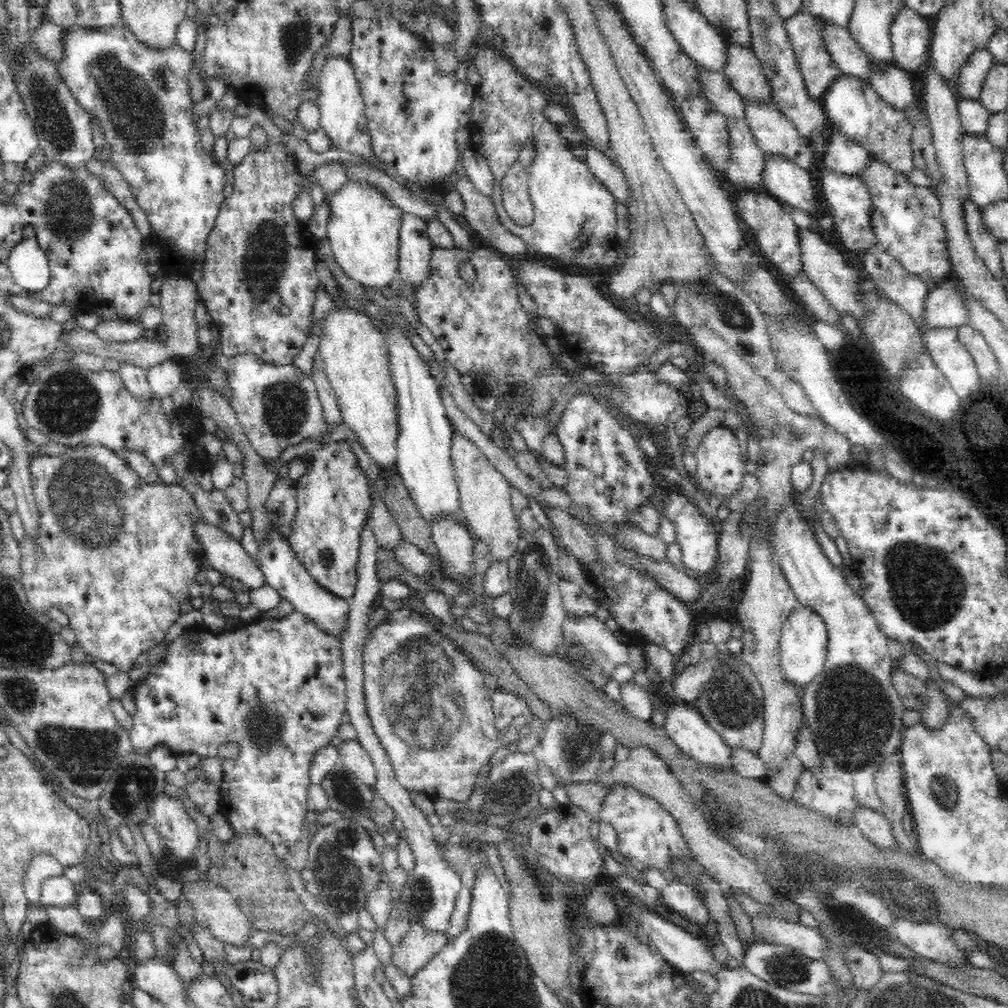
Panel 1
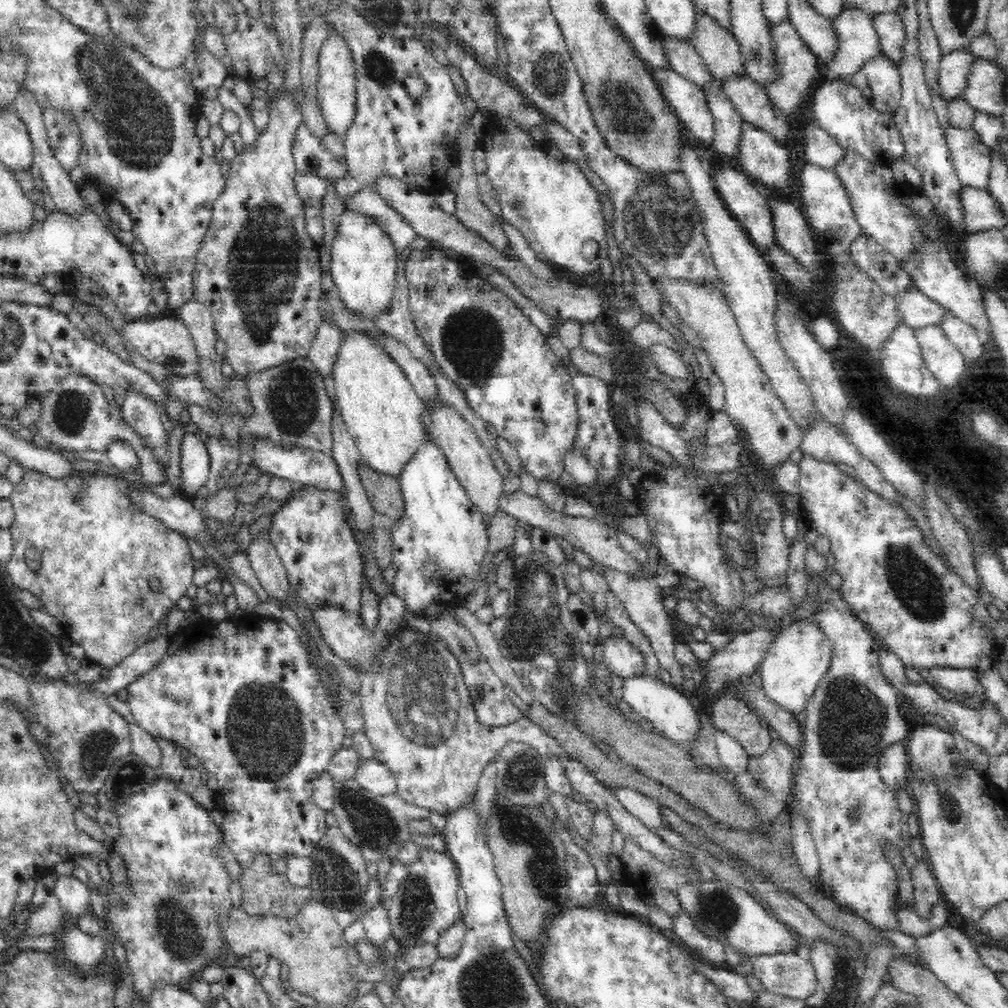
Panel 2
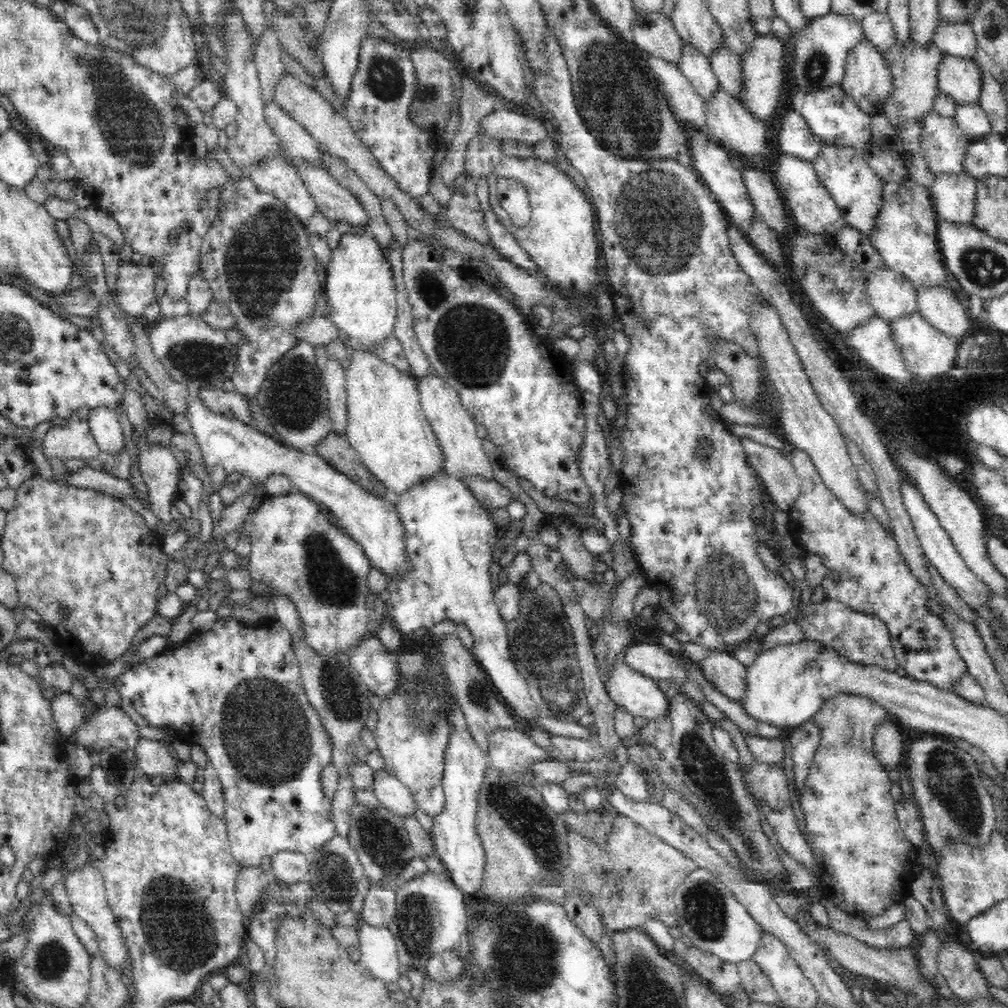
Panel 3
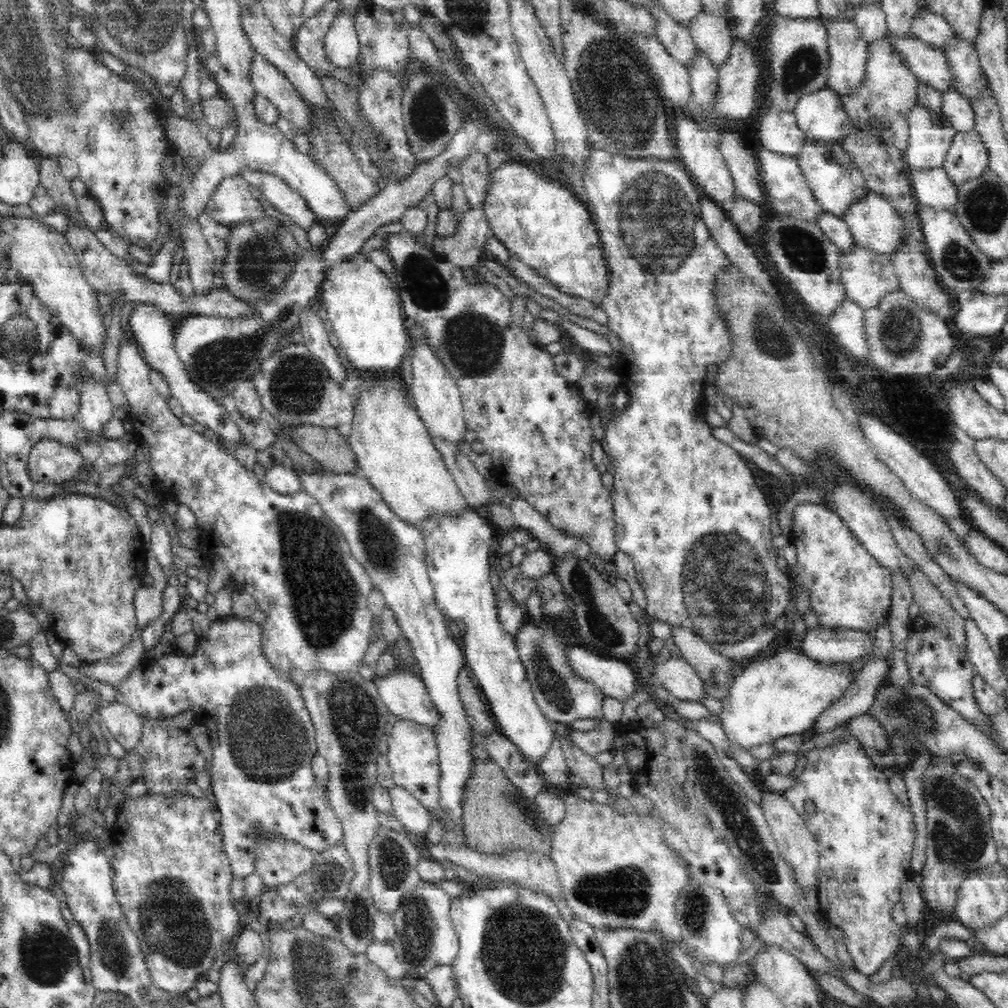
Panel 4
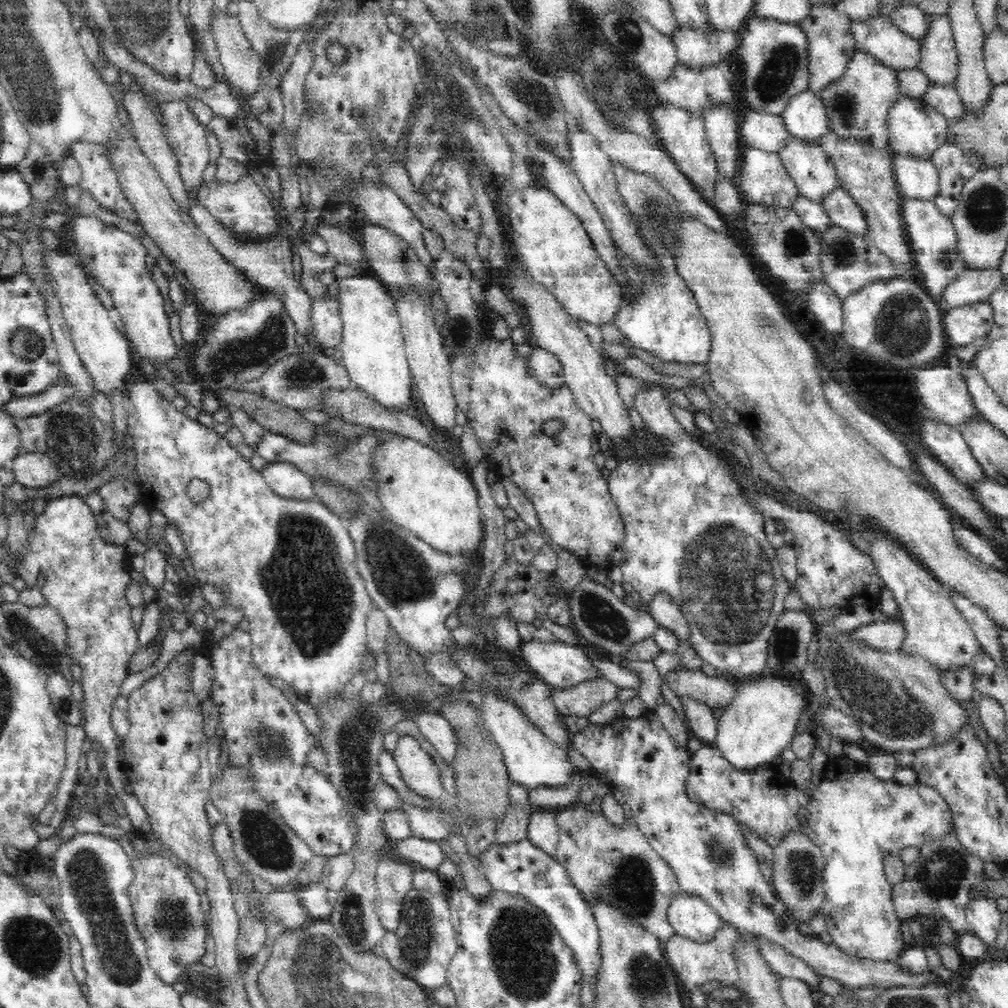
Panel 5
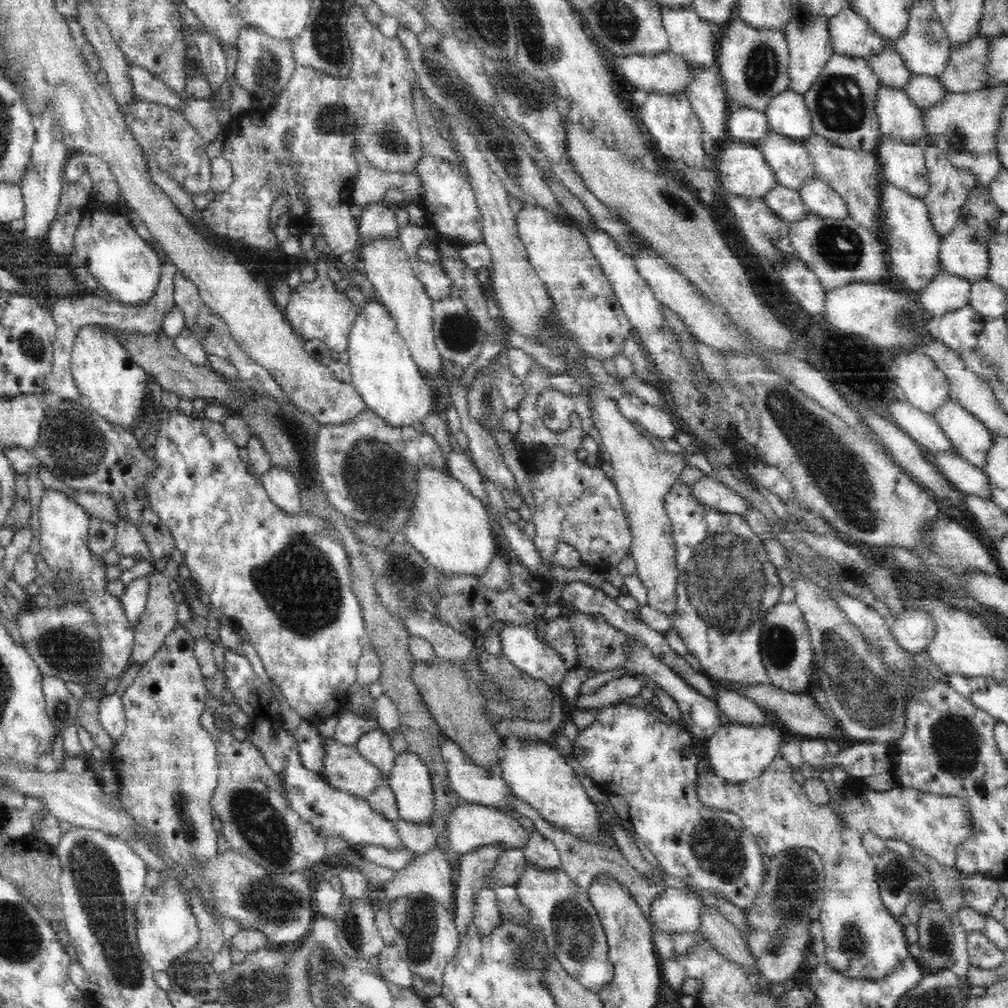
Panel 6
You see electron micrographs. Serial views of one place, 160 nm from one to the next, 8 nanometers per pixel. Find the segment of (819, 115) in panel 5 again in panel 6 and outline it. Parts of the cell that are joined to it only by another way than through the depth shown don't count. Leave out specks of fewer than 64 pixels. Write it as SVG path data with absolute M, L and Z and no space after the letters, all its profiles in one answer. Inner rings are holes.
M788 88L768 96L768 102L760 111L769 130L777 135L802 138L812 133L801 94Z

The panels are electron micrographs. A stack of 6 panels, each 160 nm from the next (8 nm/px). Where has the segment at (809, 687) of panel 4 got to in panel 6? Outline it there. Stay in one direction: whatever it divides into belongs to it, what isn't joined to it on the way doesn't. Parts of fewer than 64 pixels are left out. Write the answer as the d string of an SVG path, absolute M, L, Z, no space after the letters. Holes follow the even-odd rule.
M730 721L716 730L715 734L707 738L706 761L710 773L720 779L720 782L742 784L747 780L758 778L764 768L779 754L782 739L779 732L768 732L746 728Z

